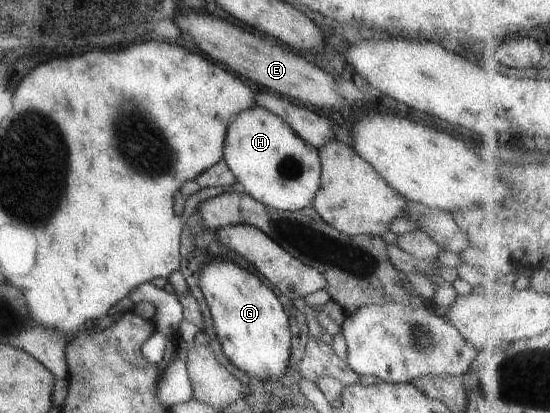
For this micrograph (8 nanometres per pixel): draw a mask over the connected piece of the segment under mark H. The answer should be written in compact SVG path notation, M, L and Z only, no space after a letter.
M258 105L248 108L240 112L240 114L236 114L234 122L230 122L230 126L228 126L228 130L226 130L226 138L224 138L224 160L228 165L228 170L230 170L230 172L234 175L236 182L240 182L240 184L244 187L244 192L252 196L254 200L258 200L258 202L276 210L296 211L310 206L312 199L314 198L314 194L316 194L316 190L318 190L318 186L320 184L321 166L316 147L304 142L304 140L302 140L279 116L272 114L272 112L268 112L268 110L259 107Z

